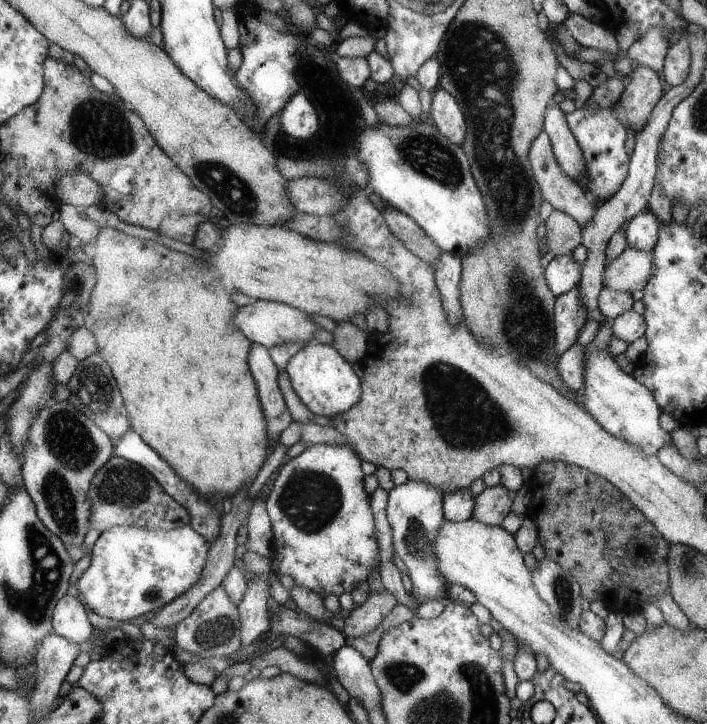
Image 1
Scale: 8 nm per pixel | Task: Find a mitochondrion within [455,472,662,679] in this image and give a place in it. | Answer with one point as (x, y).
(562, 588)

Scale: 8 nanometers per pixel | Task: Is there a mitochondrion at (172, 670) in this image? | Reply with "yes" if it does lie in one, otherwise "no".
no

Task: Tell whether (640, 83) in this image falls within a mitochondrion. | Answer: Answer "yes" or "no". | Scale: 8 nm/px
no

